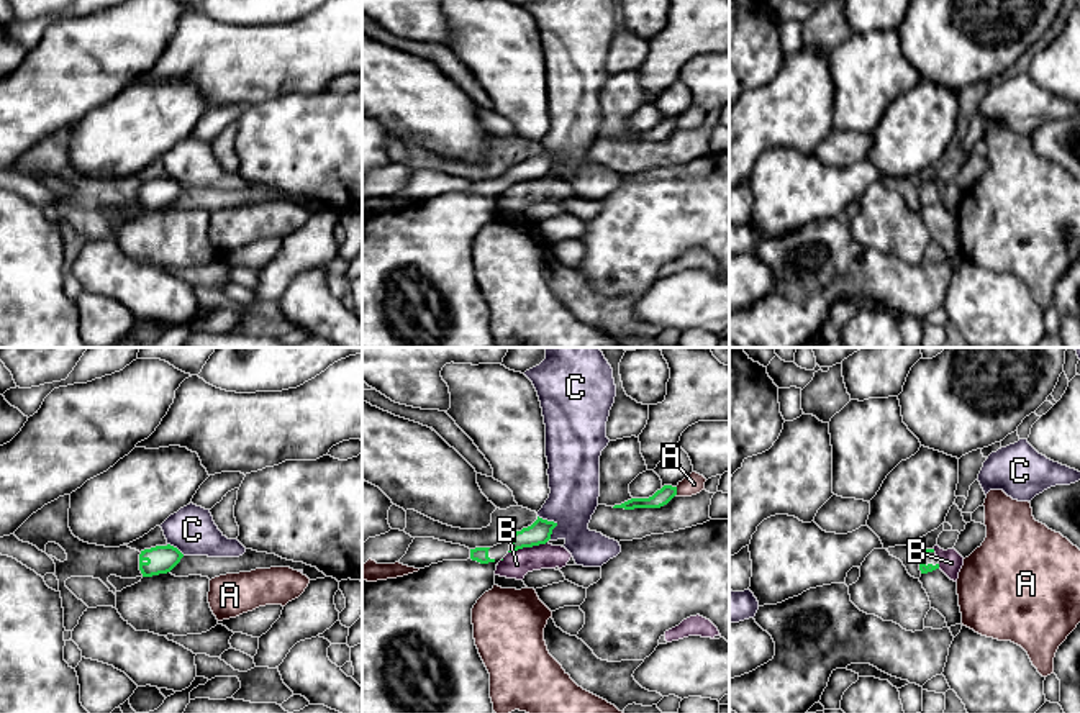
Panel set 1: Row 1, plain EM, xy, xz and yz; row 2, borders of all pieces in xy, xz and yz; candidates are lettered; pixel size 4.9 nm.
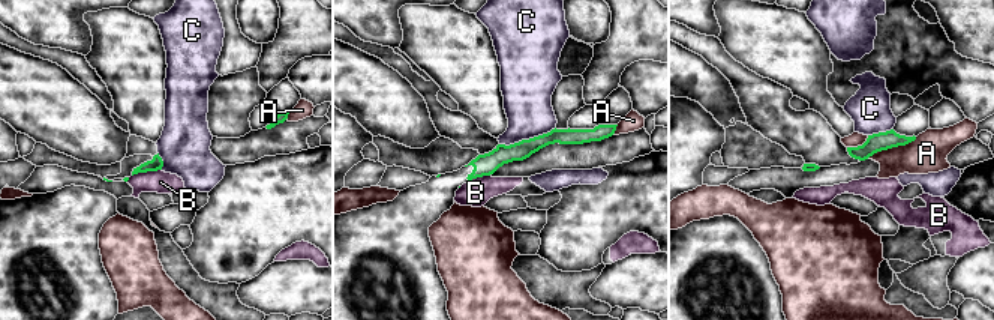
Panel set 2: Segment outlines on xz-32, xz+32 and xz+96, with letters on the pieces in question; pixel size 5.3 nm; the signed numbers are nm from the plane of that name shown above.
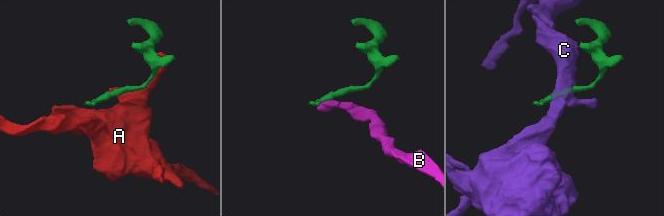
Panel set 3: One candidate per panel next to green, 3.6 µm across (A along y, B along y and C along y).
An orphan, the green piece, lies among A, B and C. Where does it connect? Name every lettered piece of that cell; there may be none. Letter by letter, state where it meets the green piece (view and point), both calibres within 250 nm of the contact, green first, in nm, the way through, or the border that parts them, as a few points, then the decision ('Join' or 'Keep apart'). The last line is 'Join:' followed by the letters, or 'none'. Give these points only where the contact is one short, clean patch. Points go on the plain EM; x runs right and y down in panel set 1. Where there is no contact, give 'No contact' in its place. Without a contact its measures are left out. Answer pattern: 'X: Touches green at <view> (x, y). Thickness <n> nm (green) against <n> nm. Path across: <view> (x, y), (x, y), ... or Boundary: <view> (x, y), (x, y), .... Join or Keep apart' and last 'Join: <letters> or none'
A: Touches green at xz (676, 123). Thickness 80 nm (green) against 100 nm. Keep apart
B: Touches green at xz (526, 179). Thickness 110 nm (green) against 140 nm. Boundary: xz (546, 174), (508, 186). Keep apart
C: Touches green at xz (554, 156). Thickness 110 nm (green) against 260 nm. Boundary: xz (538, 148), (556, 158), (549, 172). Keep apart
Join: none

